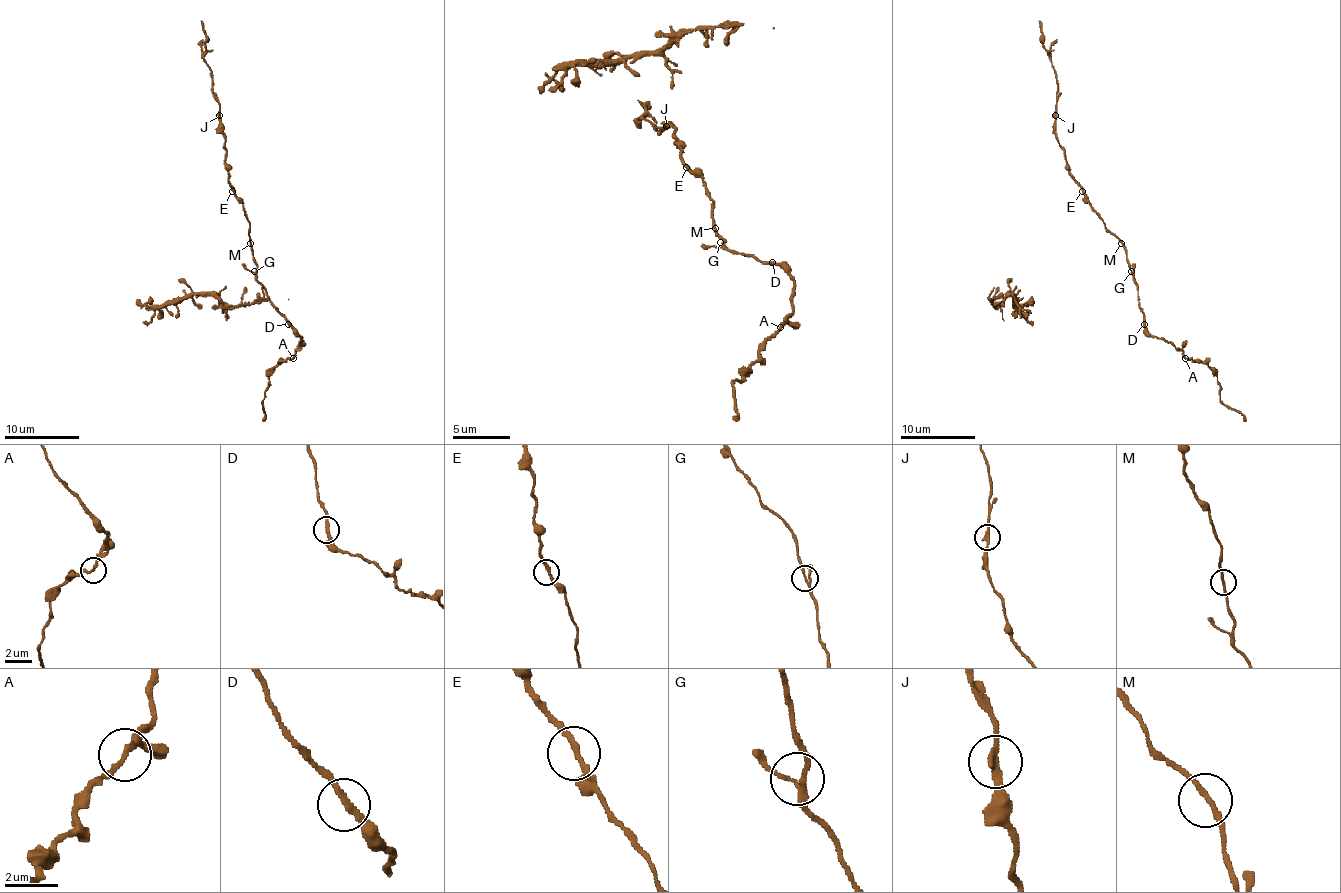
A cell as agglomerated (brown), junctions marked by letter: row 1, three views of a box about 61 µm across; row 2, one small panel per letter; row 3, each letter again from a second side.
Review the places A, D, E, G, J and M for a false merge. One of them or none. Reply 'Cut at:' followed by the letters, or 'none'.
Cut at: none

